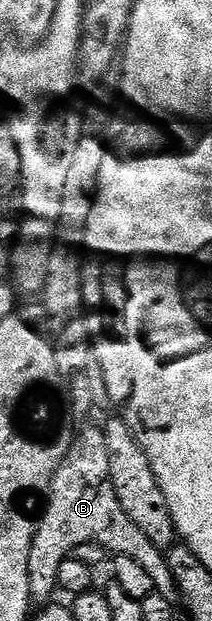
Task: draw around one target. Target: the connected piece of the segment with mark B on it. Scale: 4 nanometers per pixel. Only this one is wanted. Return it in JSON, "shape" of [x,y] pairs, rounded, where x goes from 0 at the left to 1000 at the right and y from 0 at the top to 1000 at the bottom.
{"shape":[[[467,684],[415,686],[382,699],[373,694],[344,704],[335,721],[311,728],[283,752],[255,760],[255,773],[217,797],[208,824],[179,836],[160,876],[142,876],[142,960],[156,971],[222,971],[241,965],[226,961],[255,953],[269,955],[278,915],[292,905],[344,897],[358,884],[387,876],[462,876],[533,894],[613,895],[613,902],[637,902],[708,926],[741,957],[759,957],[778,966],[802,966],[816,973],[849,969],[849,948],[830,944],[821,921],[802,921],[778,887],[726,882],[698,865],[651,857],[632,837],[613,837],[613,831],[575,824],[575,812],[557,812],[557,799],[519,773],[519,733],[500,729],[500,702]]]}

